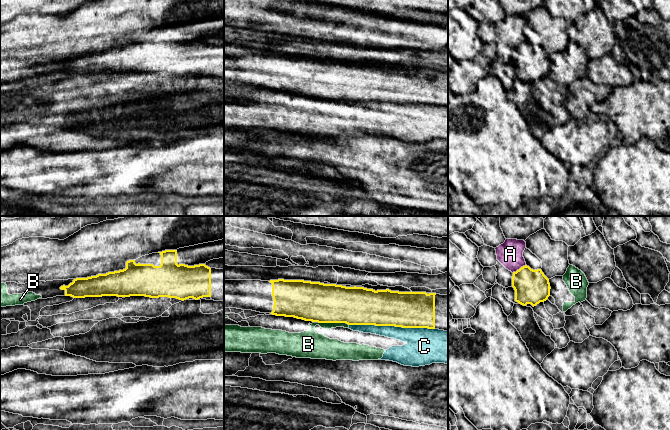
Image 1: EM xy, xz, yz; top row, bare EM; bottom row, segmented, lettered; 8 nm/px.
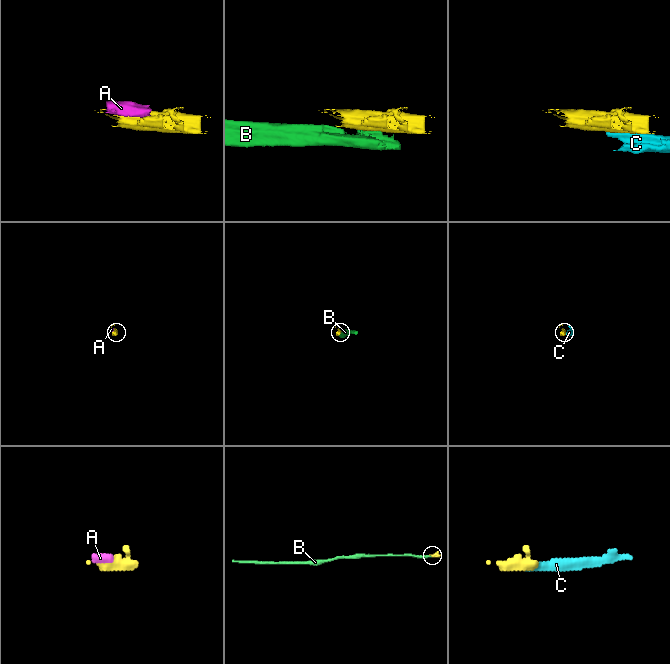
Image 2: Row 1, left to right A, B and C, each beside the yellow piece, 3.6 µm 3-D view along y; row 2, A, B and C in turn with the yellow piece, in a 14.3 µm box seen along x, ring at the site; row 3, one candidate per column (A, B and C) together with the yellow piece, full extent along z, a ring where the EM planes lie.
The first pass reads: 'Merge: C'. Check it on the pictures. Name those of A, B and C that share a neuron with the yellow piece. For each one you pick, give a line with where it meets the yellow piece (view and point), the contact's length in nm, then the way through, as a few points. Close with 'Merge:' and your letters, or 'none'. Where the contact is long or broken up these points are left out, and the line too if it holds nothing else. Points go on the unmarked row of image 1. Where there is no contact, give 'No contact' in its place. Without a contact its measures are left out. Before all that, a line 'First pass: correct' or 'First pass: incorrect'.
First pass: incorrect
Merge: none

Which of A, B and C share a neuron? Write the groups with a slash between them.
A / B C

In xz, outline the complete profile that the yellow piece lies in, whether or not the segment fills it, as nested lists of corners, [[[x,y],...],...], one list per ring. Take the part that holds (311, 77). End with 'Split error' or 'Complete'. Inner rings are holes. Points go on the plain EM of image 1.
[[[224,56],[224,84],[252,86],[318,99],[395,102],[448,107],[448,71],[373,66],[304,56]]]. Split error

